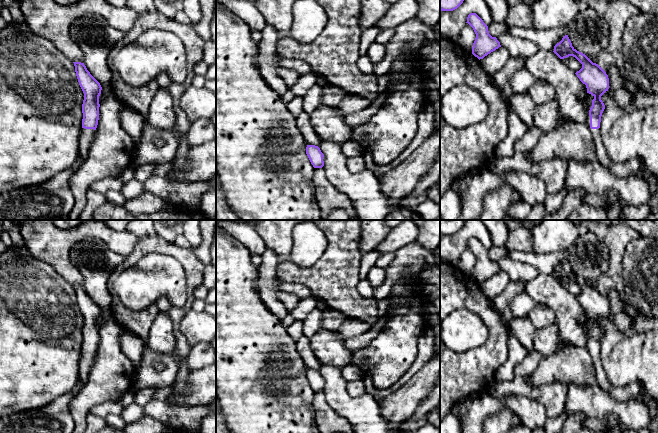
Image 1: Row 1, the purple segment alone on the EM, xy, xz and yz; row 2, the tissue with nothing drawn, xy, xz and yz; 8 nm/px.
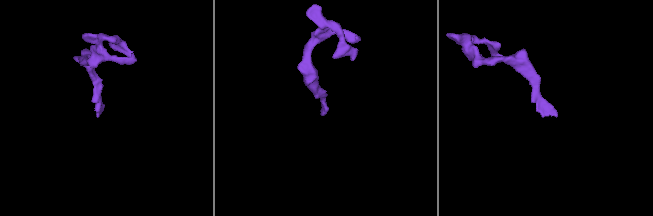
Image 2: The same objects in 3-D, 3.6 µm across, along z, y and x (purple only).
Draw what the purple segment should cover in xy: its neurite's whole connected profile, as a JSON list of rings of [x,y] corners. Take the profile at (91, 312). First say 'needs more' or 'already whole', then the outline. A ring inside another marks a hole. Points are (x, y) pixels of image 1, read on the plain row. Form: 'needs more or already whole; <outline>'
needs more; [[[73,286],[79,309],[84,317],[82,328],[82,354],[79,362],[79,381],[82,385],[88,380],[99,344],[99,320],[102,311],[90,298],[84,287]]]

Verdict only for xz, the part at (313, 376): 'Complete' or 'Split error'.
Complete

